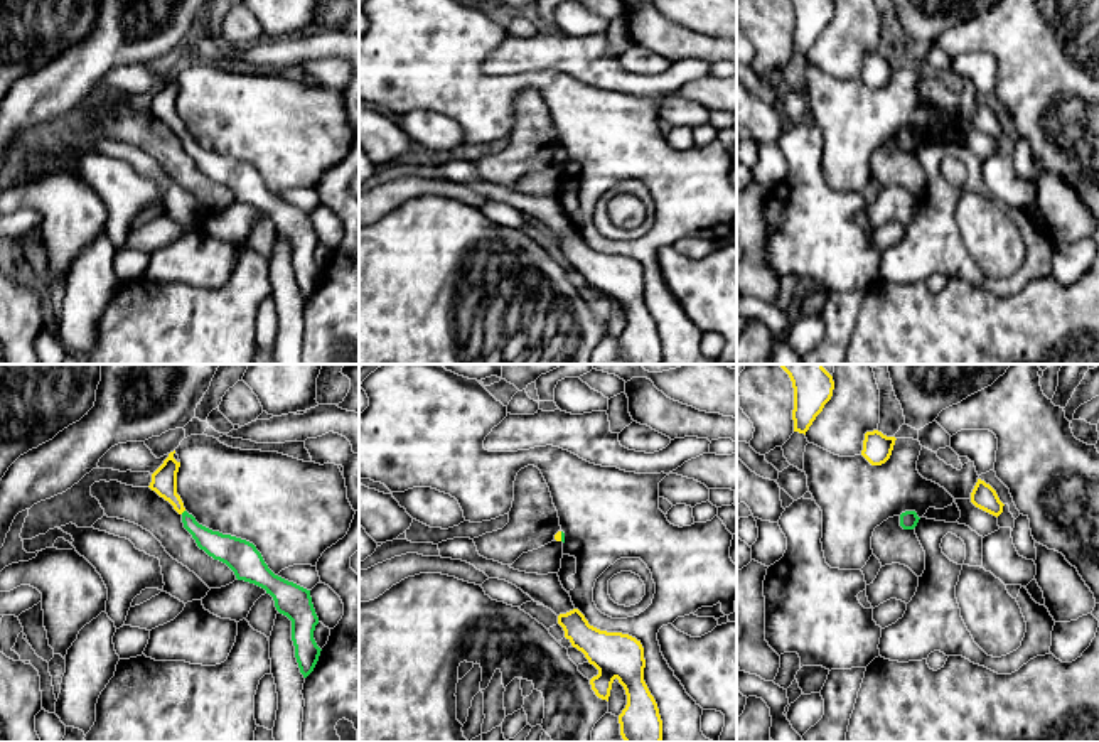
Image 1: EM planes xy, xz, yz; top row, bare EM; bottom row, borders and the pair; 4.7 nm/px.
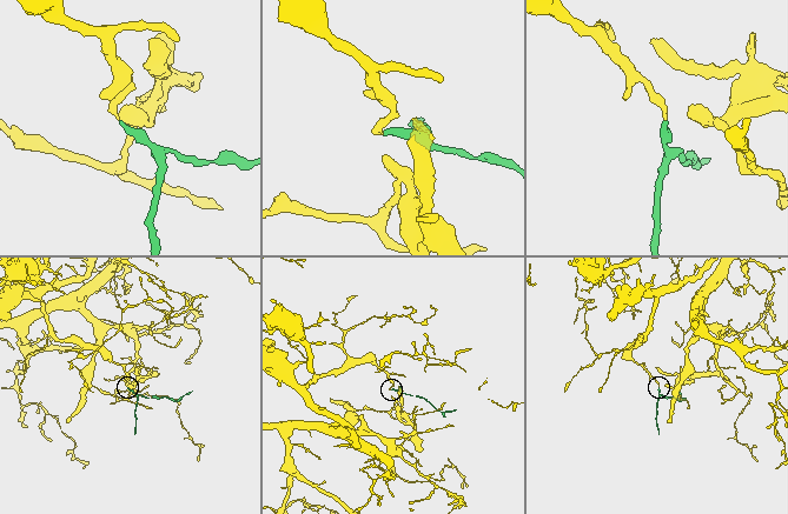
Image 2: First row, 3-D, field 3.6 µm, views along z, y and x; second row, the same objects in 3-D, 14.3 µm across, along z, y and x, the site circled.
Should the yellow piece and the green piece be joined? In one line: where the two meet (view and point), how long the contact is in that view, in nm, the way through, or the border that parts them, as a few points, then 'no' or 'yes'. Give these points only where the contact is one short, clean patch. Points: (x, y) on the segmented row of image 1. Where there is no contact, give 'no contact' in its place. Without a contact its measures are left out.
contact xy (182, 511); length 30 nm; way xy (164, 481), (182, 511), (208, 540), (221, 547); yes

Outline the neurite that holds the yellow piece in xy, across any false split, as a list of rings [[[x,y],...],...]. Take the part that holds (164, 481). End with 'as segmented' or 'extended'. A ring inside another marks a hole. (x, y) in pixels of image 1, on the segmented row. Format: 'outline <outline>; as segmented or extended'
outline [[[175,450],[170,452],[164,464],[152,474],[152,482],[148,487],[169,501],[179,514],[182,514],[185,508],[177,494],[177,472],[180,462],[174,459],[174,454]]]; as segmented

